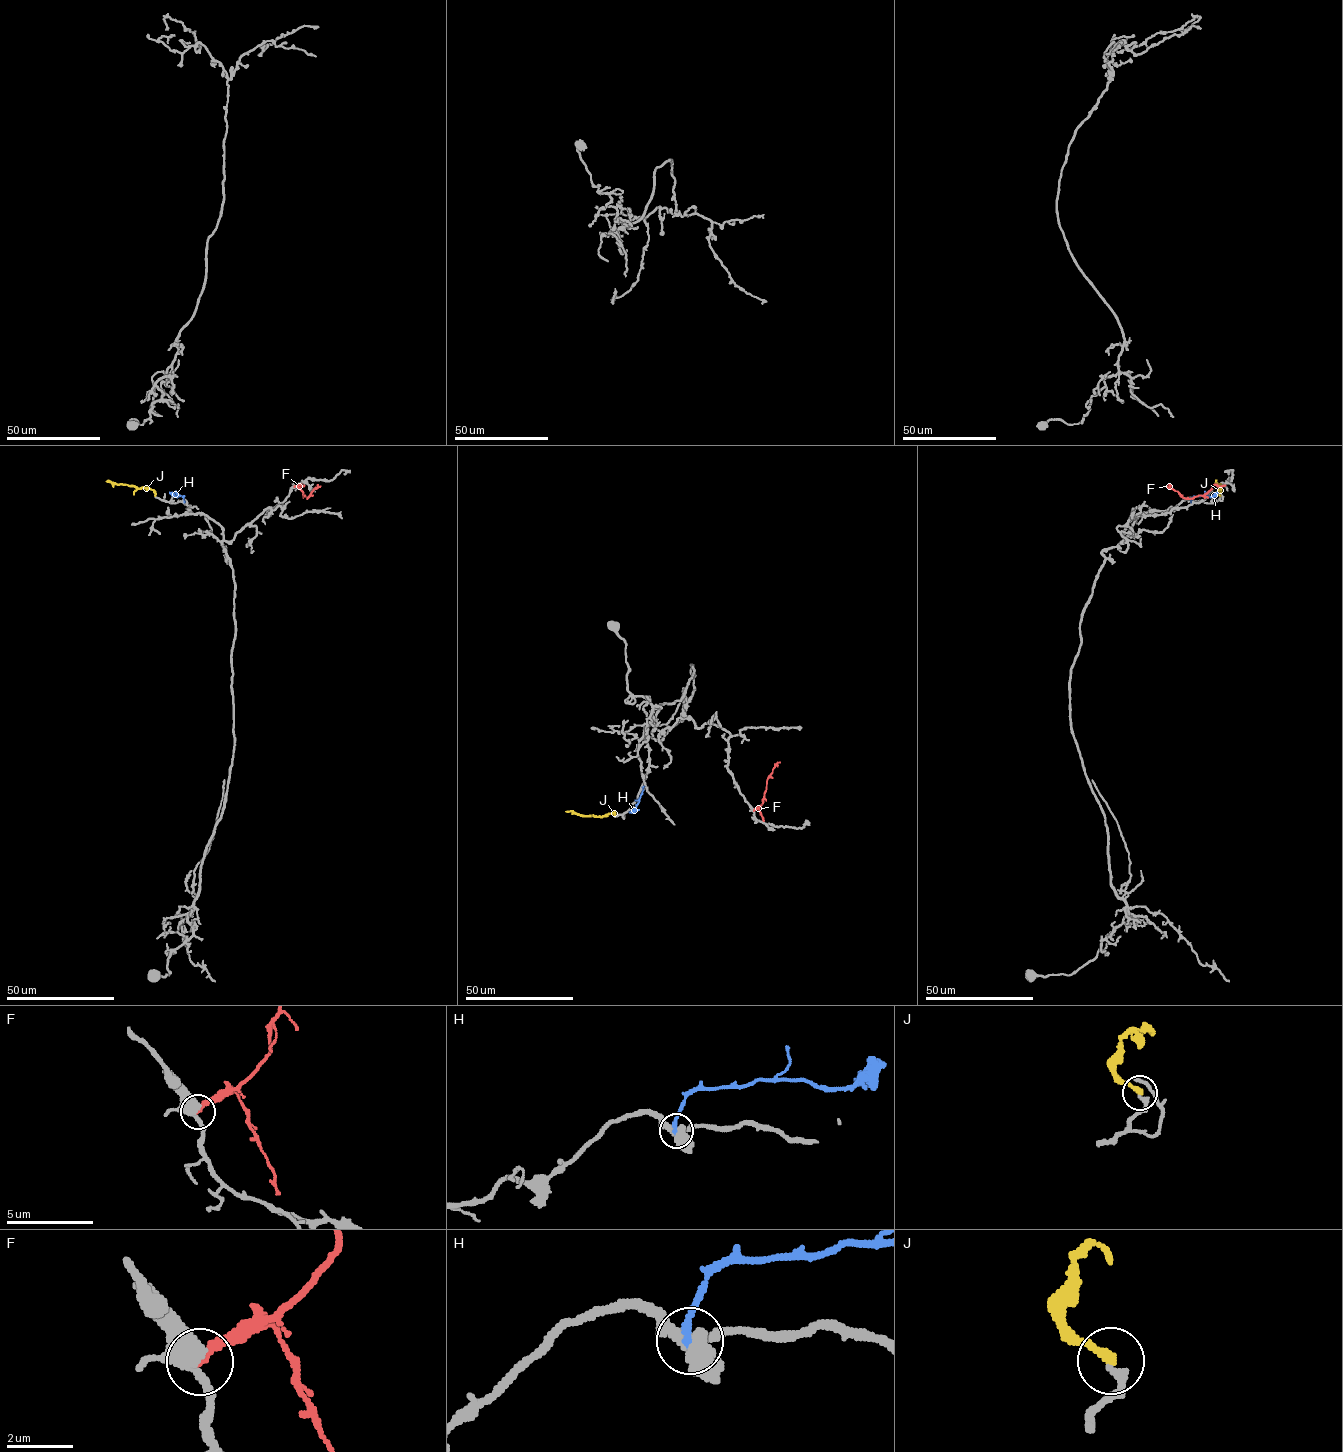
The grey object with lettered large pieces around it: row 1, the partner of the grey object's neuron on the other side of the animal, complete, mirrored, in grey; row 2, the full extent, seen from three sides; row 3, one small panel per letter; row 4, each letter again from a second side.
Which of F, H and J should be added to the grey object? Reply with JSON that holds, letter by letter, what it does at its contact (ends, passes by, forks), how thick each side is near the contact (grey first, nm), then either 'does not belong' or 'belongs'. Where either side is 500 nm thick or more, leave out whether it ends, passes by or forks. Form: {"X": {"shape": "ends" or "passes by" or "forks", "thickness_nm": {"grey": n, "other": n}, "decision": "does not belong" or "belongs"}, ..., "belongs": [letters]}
{"F": {"shape": "ends", "thickness_nm": {"grey": 360, "other": 260}, "decision": "does not belong"}, "H": {"shape": "ends", "thickness_nm": {"grey": 400, "other": 200}, "decision": "does not belong"}, "J": {"shape": "ends", "thickness_nm": {"grey": 240, "other": 260}, "decision": "does not belong"}, "belongs": []}

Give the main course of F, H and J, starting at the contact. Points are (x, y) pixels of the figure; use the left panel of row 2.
F: (294, 486), (297, 486), (307, 498), (317, 484)
H: (184, 502), (183, 496), (169, 492)
J: (155, 495), (153, 490), (106, 481)

